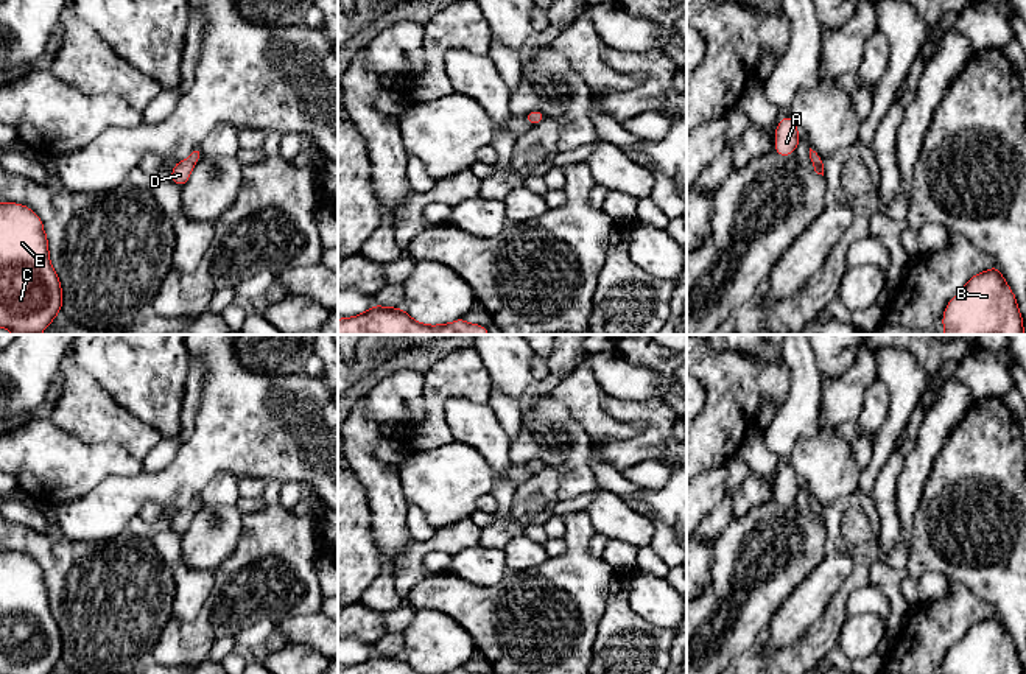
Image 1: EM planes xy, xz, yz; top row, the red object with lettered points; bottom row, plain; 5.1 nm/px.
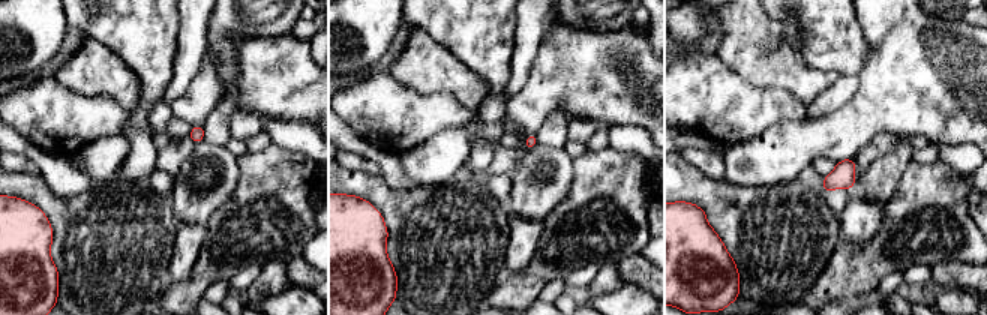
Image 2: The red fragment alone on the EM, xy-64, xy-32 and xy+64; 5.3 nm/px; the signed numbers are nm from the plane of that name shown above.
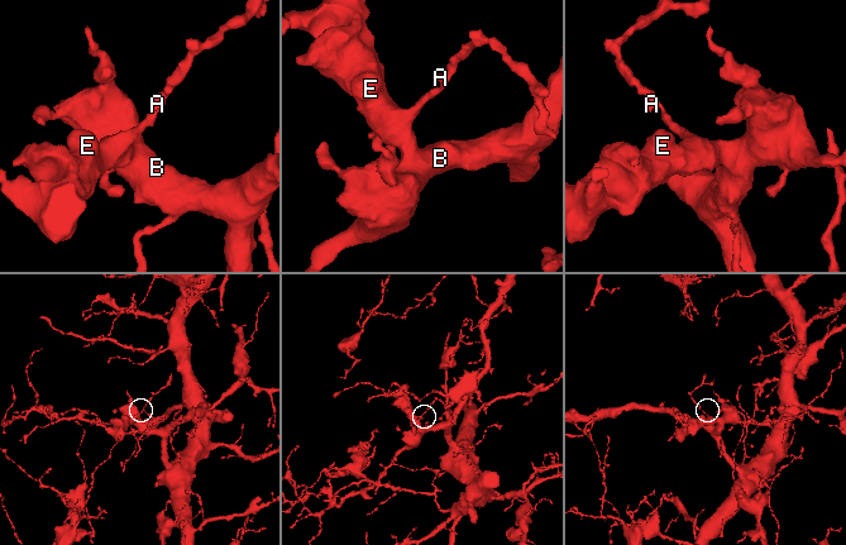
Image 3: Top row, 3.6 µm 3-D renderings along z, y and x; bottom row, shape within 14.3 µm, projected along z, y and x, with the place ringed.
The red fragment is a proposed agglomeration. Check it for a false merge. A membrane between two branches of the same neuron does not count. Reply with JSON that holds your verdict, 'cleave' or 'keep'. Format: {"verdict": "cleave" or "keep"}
{"verdict": "keep"}

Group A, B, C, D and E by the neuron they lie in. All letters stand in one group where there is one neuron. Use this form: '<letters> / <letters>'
A B C D E

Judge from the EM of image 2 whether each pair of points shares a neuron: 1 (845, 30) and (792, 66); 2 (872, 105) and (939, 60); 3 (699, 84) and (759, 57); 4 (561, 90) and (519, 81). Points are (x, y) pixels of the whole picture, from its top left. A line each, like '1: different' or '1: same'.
1: different
2: same
3: different
4: different

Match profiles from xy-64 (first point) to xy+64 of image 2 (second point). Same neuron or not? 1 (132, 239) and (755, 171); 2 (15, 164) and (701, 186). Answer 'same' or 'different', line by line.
1: different
2: different

